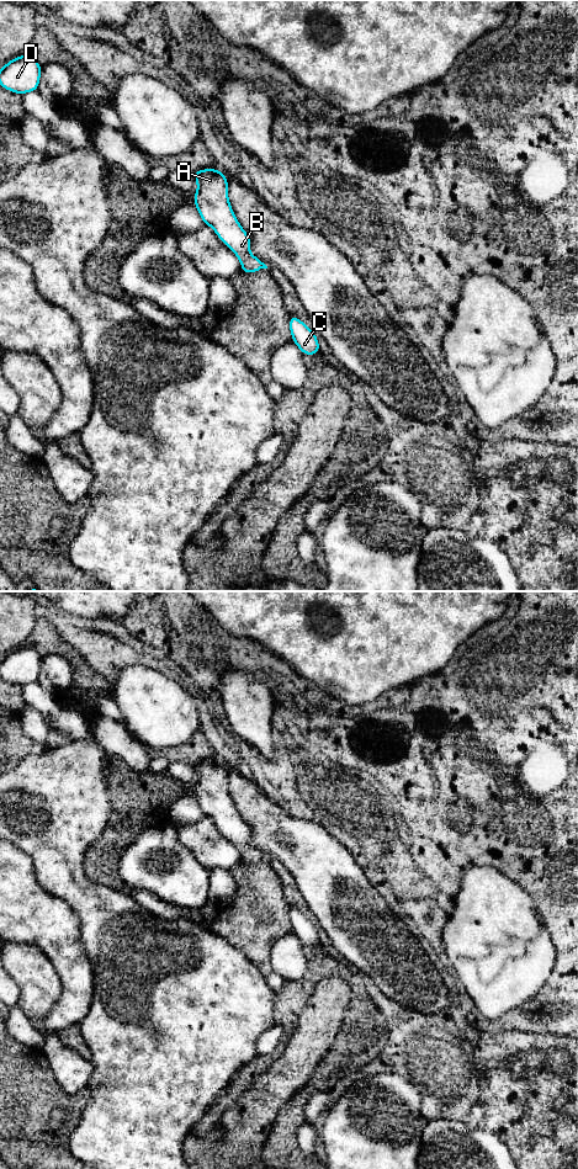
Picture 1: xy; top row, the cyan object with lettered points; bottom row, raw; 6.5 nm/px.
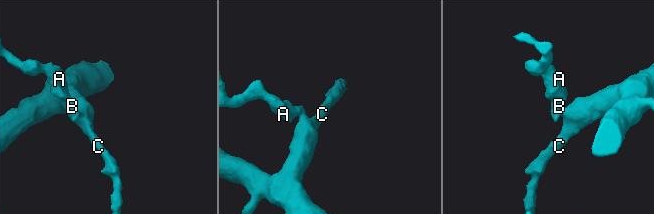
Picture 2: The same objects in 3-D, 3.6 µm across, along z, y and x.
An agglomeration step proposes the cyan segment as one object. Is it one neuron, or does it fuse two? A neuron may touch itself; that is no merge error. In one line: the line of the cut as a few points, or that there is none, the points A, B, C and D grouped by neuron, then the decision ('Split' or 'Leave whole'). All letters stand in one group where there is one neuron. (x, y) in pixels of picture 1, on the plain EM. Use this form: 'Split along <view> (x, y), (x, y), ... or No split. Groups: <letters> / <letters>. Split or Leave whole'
No split. Groups: A B C D. Leave whole

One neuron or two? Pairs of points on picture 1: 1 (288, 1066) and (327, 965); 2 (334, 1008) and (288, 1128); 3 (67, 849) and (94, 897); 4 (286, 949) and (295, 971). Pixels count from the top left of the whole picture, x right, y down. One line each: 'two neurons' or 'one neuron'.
1: two neurons
2: two neurons
3: one neuron
4: one neuron

